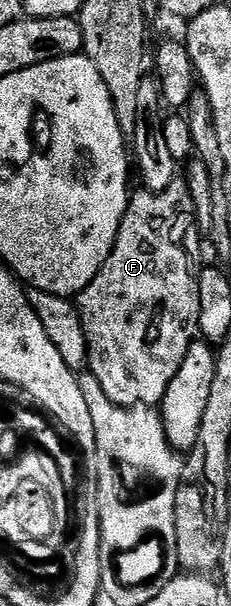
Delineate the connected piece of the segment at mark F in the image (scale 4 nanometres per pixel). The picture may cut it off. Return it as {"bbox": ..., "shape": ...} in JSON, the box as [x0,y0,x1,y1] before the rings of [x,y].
{"bbox":[77,178,203,408],"shape":[[[177,178],[171,183],[169,190],[165,190],[164,192],[138,191],[139,192],[132,191],[130,193],[127,209],[125,210],[123,221],[119,227],[119,233],[115,239],[115,245],[109,254],[109,258],[105,262],[105,266],[101,266],[97,278],[93,278],[93,282],[89,282],[87,289],[80,292],[77,297],[79,317],[81,318],[83,329],[87,335],[90,375],[97,378],[101,390],[105,390],[107,397],[109,397],[114,404],[120,404],[122,408],[142,408],[144,406],[162,405],[166,391],[169,390],[170,383],[173,382],[174,376],[181,370],[182,363],[185,362],[186,355],[189,354],[191,344],[197,340],[199,316],[203,312],[201,310],[201,294],[199,293],[199,273],[201,271],[199,244],[201,241],[201,233],[199,231],[199,224],[195,220],[193,194],[189,192],[186,179]]]}

